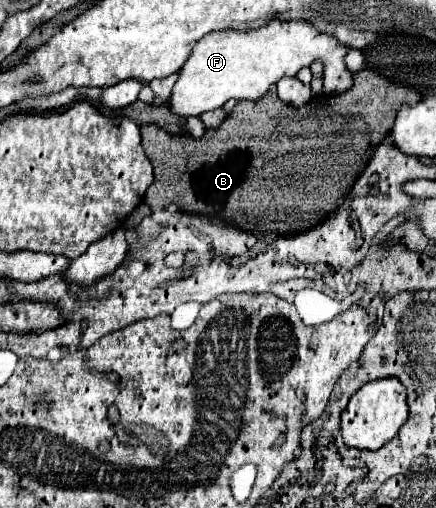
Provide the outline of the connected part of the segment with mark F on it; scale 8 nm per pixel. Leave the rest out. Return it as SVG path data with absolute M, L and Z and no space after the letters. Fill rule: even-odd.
M272 20L252 32L212 32L194 44L186 64L178 72L172 88L168 108L180 118L200 116L208 110L222 108L230 98L258 100L272 84L284 76L296 76L300 68L310 66L314 60L324 62L324 88L322 94L342 94L352 86L352 72L344 64L348 48L338 44L330 34L318 32L308 22L280 22Z

